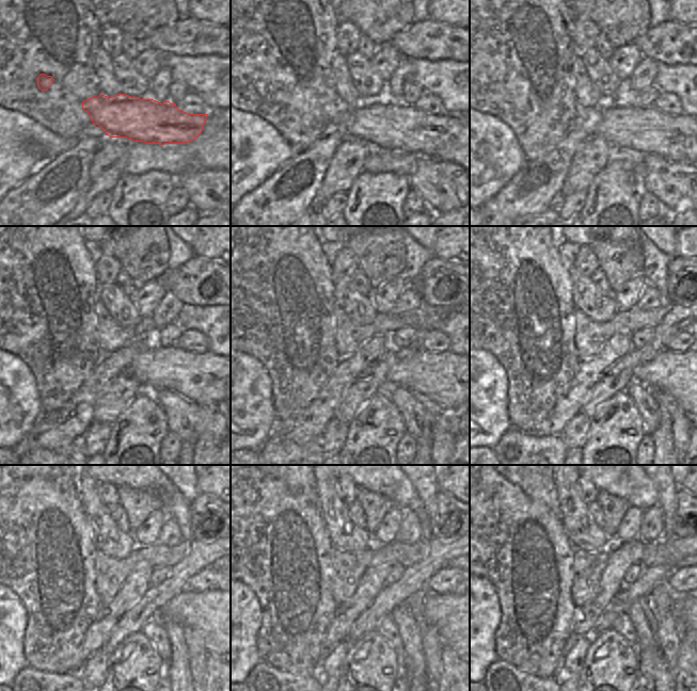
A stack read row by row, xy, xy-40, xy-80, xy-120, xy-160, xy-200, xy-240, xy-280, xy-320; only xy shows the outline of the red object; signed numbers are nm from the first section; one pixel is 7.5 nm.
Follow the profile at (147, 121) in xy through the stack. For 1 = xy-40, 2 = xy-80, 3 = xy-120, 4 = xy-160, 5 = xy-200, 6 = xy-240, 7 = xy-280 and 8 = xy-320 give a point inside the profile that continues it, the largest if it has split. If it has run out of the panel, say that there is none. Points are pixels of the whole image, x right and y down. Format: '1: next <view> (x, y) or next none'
1: next xy-40 (393, 125)
2: next xy-80 (639, 130)
3: next xy-120 (204, 379)
4: next xy-160 (447, 379)
5: next xy-200 (686, 376)
6: next xy-240 (208, 613)
7: next xy-280 (447, 613)
8: next xy-320 (686, 611)

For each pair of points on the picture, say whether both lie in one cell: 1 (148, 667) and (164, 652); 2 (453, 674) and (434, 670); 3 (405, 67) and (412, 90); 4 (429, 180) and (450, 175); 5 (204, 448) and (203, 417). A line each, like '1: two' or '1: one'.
1: two
2: two
3: two
4: one
5: two

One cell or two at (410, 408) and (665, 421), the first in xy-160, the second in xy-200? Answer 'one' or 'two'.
two

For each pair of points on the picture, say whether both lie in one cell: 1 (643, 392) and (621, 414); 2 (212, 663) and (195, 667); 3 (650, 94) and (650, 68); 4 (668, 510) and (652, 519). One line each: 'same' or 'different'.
1: different
2: different
3: different
4: different

